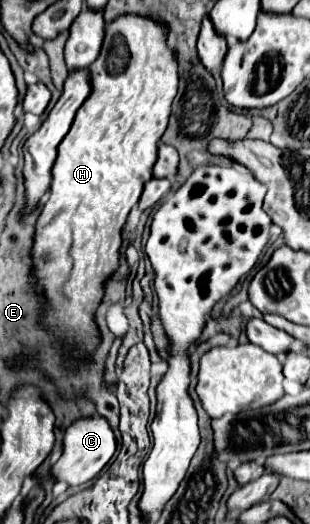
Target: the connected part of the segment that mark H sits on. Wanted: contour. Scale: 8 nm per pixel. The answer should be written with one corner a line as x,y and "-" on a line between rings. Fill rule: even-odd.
125,16
125,18
117,18
113,24
107,24
107,34
105,34
105,42
103,42
103,50
99,54
99,58
89,66
91,70
91,86
93,86
93,94
91,98
87,98
87,102
83,102
83,106
79,108
77,116
75,116
75,122
71,126
71,130
67,132
67,136
63,138
63,142
59,144
57,148
57,158
55,158
55,164
51,168
51,188
49,188
49,198
41,210
41,216
37,220
37,230
35,230
35,238
33,238
33,248
31,248
31,260
33,260
33,268
31,268
31,276
35,278
35,286
41,288
41,292
45,294
47,298
47,324
53,324
53,332
55,336
63,336
63,346
69,354
73,352
95,352
97,346
101,344
101,332
99,332
99,326
95,322
95,312
103,300
103,290
105,290
105,282
111,278
111,274
119,268
119,250
121,250
121,244
123,244
123,238
121,238
121,230
125,226
125,220
131,212
131,208
139,202
139,196
143,192
143,184
147,180
151,180
151,170
153,170
153,164
157,160
157,142
161,138
161,134
165,132
167,128
167,120
169,120
169,114
171,114
171,102
177,94
177,86
179,86
179,76
177,76
177,62
175,62
175,56
173,56
173,50
169,48
167,40
169,40
169,32
153,22
153,20
147,20
147,18
141,18
141,16
-
49,296
61,296
65,302
61,306
61,310
55,308
55,316
51,318
49,316

